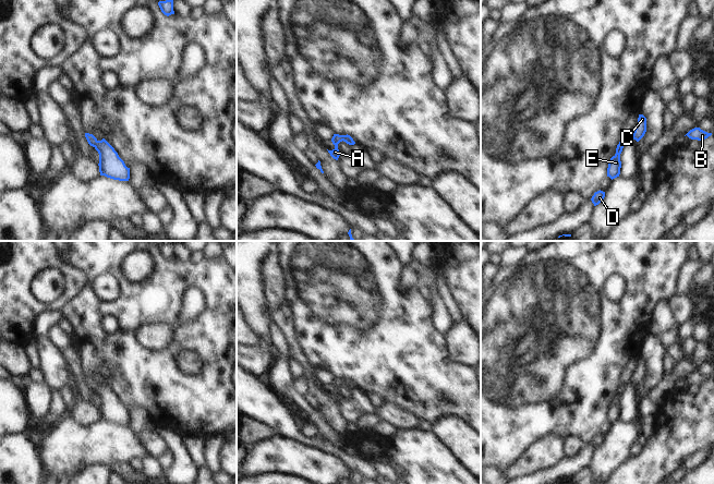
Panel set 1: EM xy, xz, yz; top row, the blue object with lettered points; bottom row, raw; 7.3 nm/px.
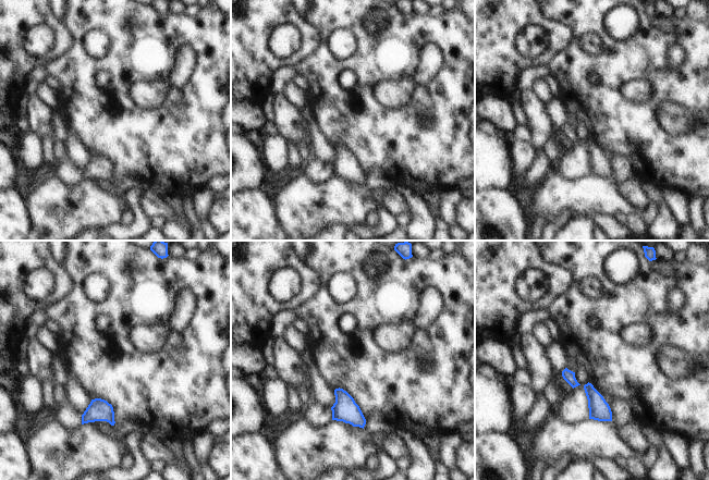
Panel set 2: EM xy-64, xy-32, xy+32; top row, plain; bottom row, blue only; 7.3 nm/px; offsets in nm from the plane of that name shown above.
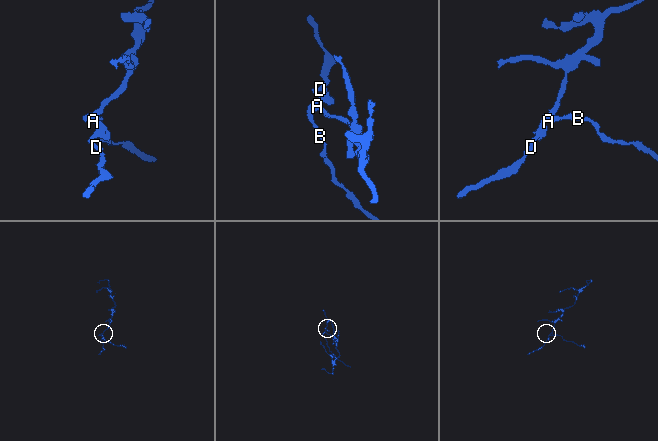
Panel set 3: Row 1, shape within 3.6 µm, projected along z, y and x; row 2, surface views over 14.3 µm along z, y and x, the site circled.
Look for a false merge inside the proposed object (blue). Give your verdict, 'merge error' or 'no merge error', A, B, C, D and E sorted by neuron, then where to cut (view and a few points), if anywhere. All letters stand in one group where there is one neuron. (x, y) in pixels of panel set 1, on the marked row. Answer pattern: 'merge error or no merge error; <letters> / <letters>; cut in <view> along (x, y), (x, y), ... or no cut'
no merge error; A B C D E; no cut

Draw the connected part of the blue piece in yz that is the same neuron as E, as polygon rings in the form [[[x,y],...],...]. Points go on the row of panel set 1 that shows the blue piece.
[[[627,141],[619,142],[616,148],[616,154],[610,158],[608,162],[607,177],[609,177],[612,180],[619,177],[620,174],[621,168],[620,154],[622,152],[626,142]]]

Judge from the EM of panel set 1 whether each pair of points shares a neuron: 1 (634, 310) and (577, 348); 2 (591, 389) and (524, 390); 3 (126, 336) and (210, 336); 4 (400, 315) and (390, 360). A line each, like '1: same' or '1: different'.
1: same
2: same
3: same
4: same

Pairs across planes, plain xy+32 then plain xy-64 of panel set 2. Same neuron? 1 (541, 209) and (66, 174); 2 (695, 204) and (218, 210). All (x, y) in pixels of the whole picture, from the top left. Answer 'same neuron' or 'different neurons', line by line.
1: different neurons
2: different neurons

